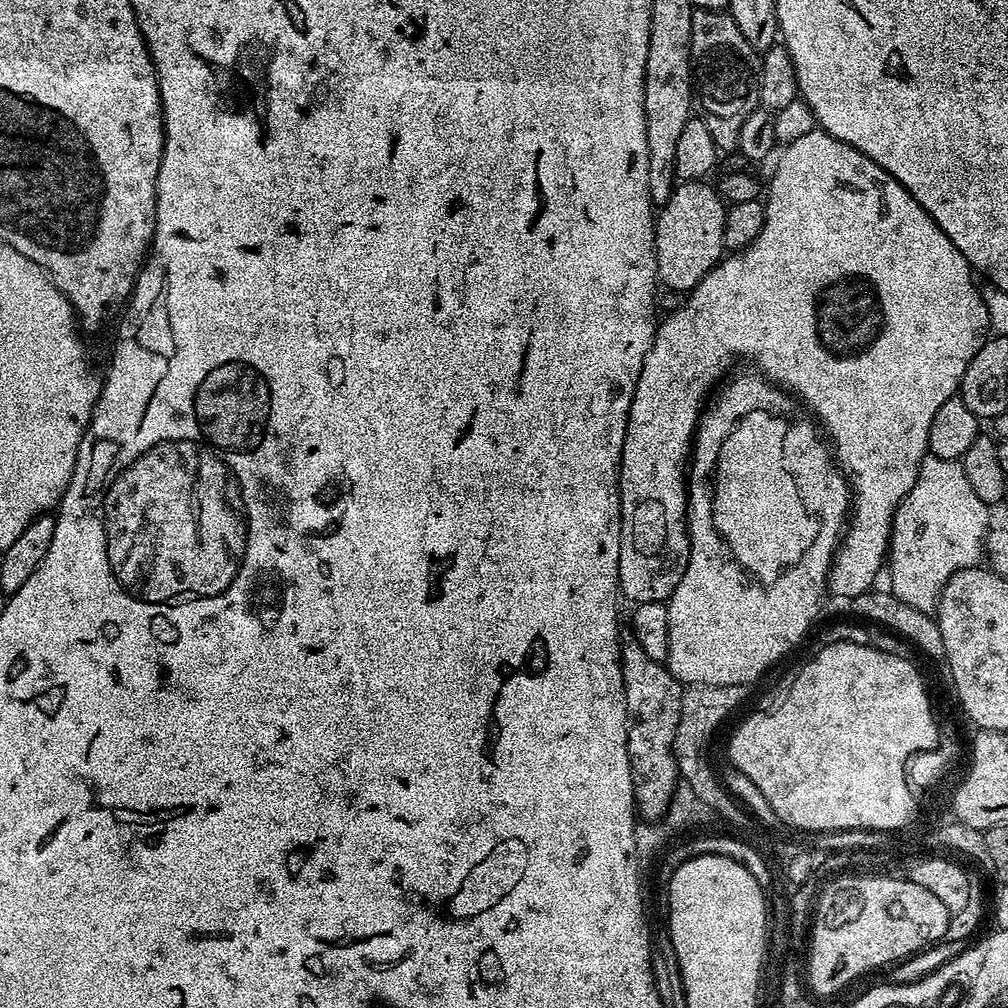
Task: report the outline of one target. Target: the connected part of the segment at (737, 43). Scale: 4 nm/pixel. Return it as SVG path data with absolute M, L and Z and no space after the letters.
M693 8L690 38L695 115L706 122L706 130L710 130L710 138L714 138L721 153L735 153L742 122L757 111L760 102L758 53L752 49L750 42L746 42L742 30L738 30L734 18L726 10Z

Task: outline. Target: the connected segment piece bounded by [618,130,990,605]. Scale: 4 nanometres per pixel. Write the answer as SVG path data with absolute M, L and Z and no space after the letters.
M813 130L810 134L797 138L795 142L783 145L782 151L775 160L776 169L772 172L772 181L766 184L766 199L763 201L764 225L761 232L745 248L725 255L720 263L714 265L700 279L698 286L681 299L684 301L665 320L663 317L657 323L654 342L642 362L642 374L638 374L638 386L634 386L634 398L630 402L630 414L626 422L626 438L620 455L620 557L618 558L619 591L623 599L625 596L626 599L632 600L633 605L667 601L678 586L678 582L682 582L682 574L690 558L686 465L690 460L700 414L709 403L714 389L729 375L728 367L735 360L749 360L752 363L749 365L765 380L790 390L791 395L795 396L818 421L823 435L830 441L830 447L840 471L848 477L850 519L840 541L840 547L836 549L836 555L832 558L826 584L831 595L833 592L836 596L851 598L869 591L875 585L872 583L875 582L876 575L879 572L881 575L888 555L888 542L892 538L892 519L896 508L902 502L902 498L910 494L910 486L914 486L914 478L918 478L920 463L924 461L925 456L929 455L930 422L934 422L934 414L938 414L938 406L942 406L942 402L953 399L959 393L962 374L966 374L966 366L970 366L970 358L974 358L974 354L982 350L985 340L990 336L986 303L981 296L981 289L972 281L972 276L974 277L972 265L958 250L958 246L954 246L954 242L946 238L946 234L936 225L934 218L930 218L930 214L922 210L918 201L891 174L882 170L878 162L866 158L862 150L834 138L829 132L823 130Z

